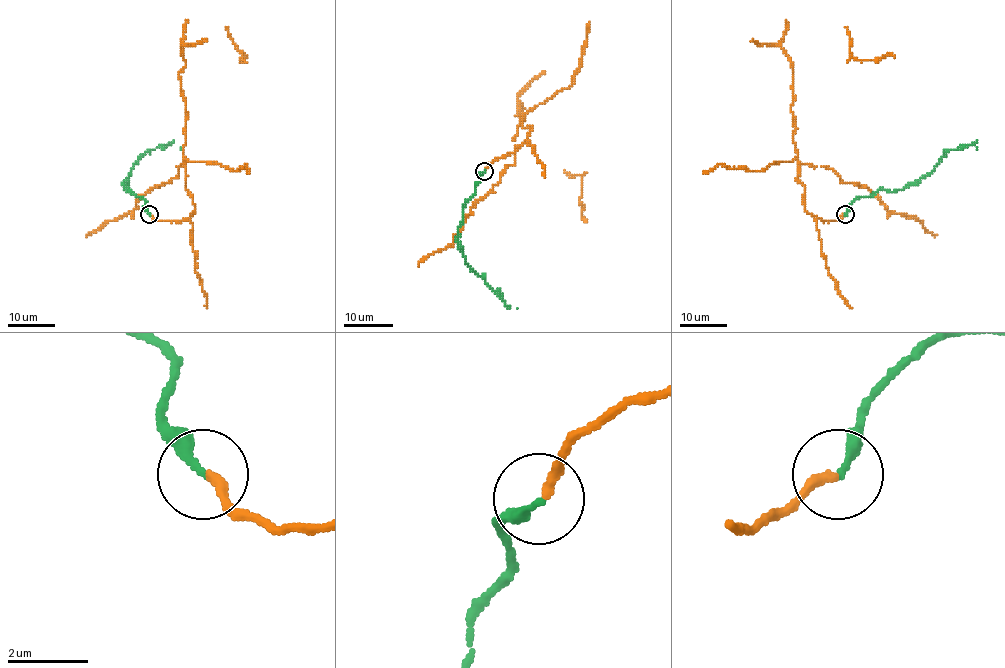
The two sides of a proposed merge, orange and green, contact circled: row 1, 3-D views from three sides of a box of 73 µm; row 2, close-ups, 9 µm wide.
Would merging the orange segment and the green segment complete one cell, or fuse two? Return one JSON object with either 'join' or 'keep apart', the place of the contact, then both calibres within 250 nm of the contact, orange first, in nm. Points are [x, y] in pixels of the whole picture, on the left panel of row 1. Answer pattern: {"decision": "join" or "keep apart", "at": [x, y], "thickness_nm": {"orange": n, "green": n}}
{"decision": "join", "at": [149, 214], "thickness_nm": {"orange": 240, "green": 220}}

